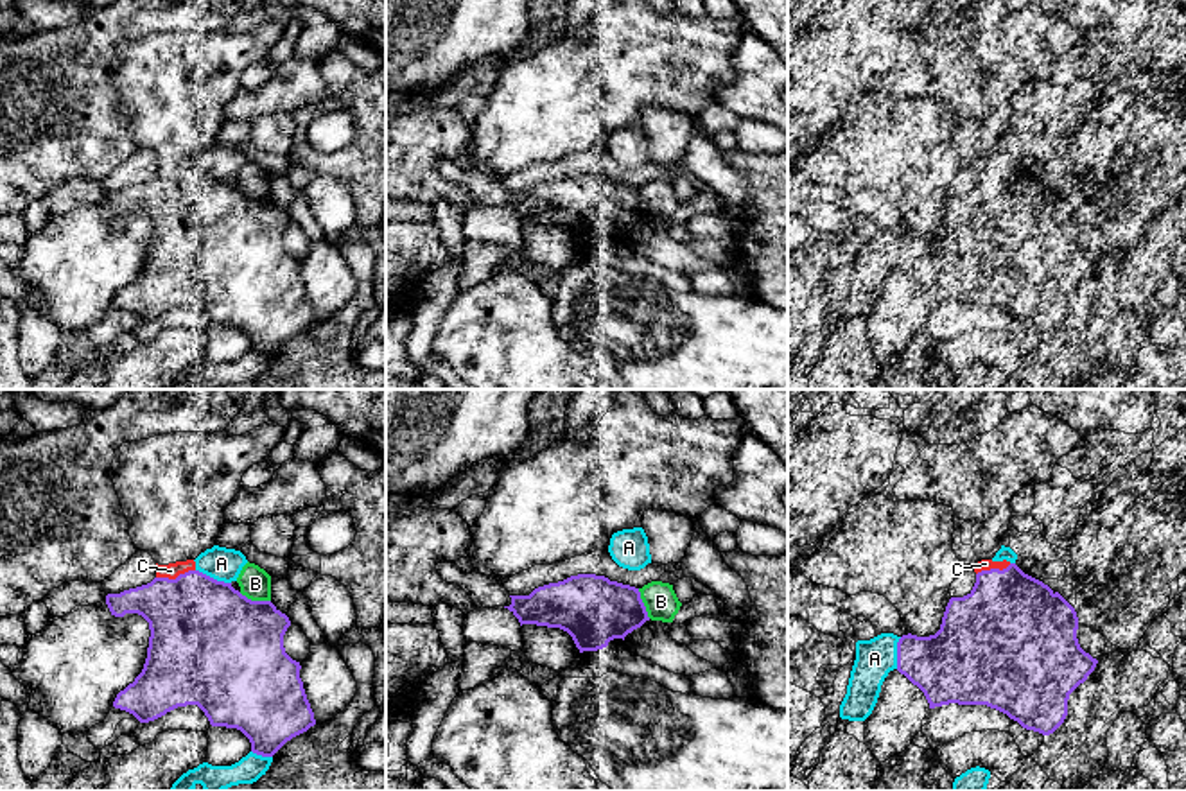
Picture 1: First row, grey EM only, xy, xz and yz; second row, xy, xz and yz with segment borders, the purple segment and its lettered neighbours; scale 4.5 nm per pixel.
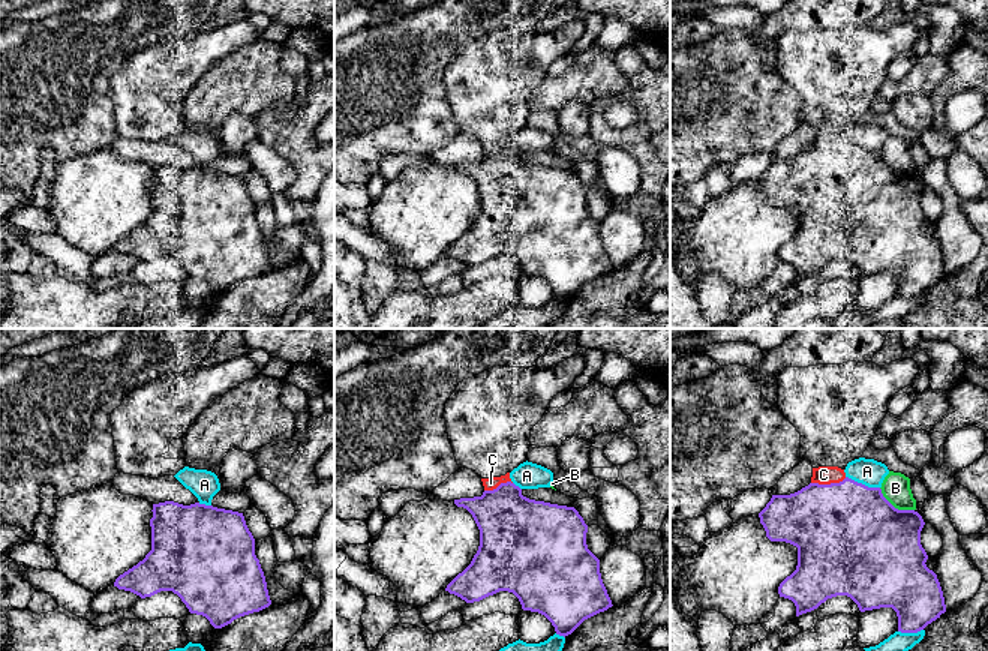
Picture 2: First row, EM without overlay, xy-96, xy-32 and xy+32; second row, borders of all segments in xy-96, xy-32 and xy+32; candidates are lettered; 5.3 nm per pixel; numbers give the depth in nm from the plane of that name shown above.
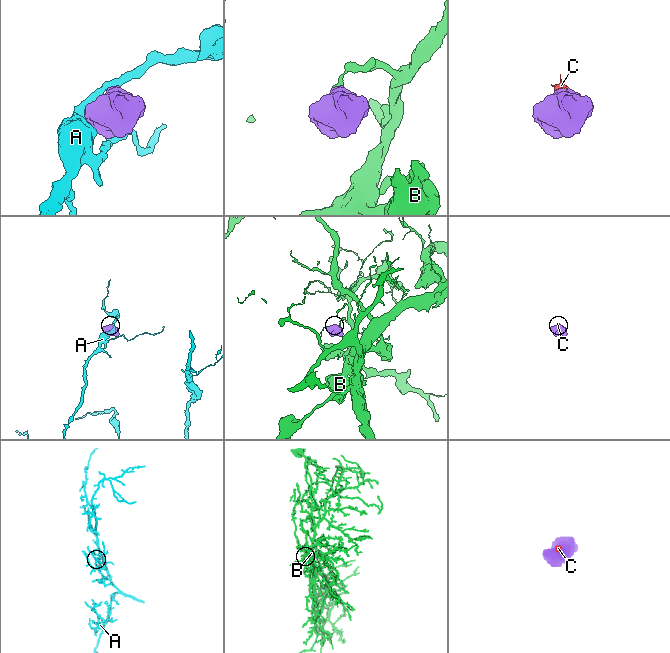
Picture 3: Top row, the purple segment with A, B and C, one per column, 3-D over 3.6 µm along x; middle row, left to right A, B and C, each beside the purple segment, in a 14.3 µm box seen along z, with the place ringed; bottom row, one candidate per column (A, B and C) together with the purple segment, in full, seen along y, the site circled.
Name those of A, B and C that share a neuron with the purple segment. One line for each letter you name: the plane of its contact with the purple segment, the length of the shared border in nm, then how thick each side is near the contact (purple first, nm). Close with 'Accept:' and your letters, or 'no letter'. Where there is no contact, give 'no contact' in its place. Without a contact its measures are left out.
C: meets purple in xy; contact 180 nm long; 440 nm thick on the purple side, 70 nm on the other
Accept: C

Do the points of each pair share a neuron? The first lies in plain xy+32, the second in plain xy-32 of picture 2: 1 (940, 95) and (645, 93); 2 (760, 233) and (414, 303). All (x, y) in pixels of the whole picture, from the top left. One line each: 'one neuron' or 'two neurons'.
1: one neuron
2: two neurons

